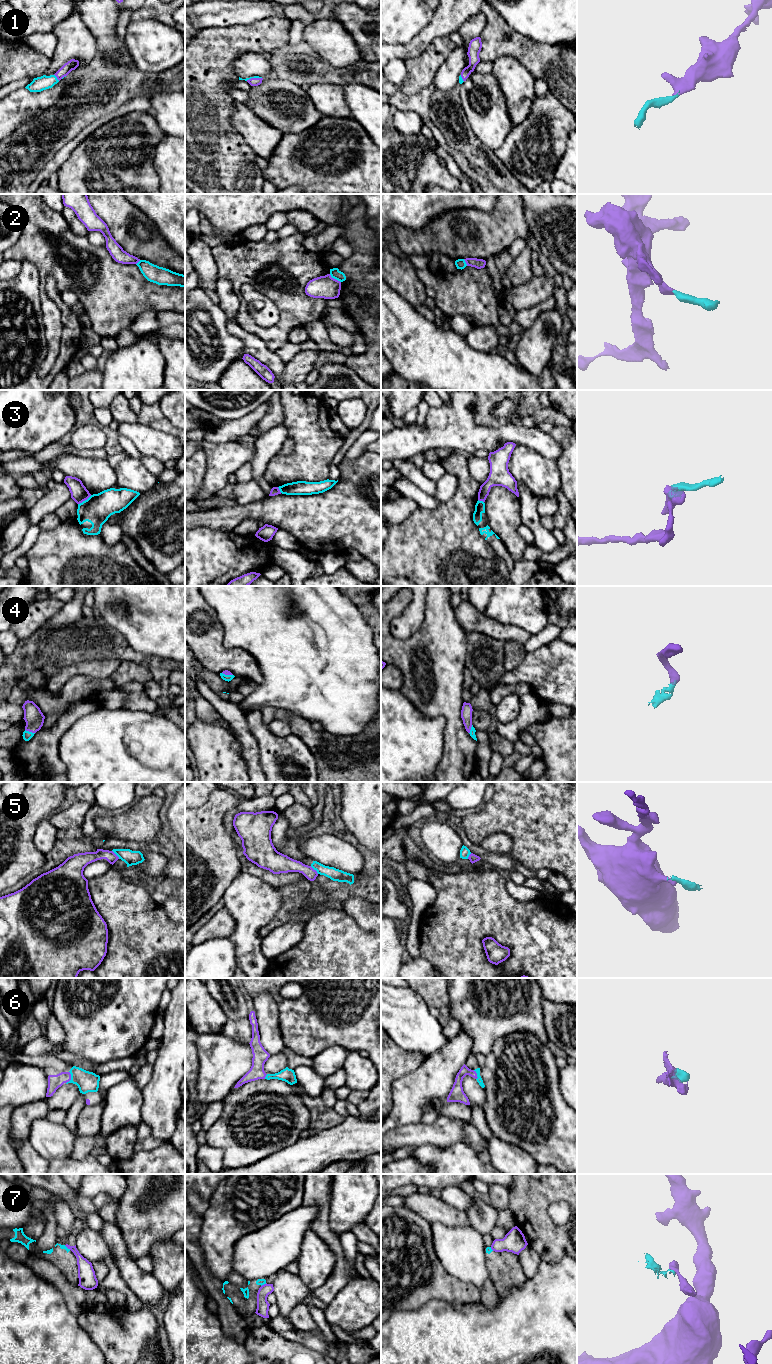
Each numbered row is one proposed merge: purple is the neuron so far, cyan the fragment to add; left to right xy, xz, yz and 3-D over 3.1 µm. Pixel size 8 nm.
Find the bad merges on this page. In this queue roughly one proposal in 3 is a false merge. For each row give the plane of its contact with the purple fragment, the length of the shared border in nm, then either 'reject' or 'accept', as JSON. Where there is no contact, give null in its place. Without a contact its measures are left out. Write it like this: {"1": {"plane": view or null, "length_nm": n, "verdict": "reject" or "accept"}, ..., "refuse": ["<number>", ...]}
{"1": {"plane": "xy", "length_nm": 70, "verdict": "accept"}, "2": {"plane": "xz", "length_nm": 120, "verdict": "reject"}, "3": {"plane": "xy", "length_nm": 130, "verdict": "reject"}, "4": {"plane": "xy", "length_nm": 90, "verdict": "accept"}, "5": {"plane": "xz", "length_nm": 90, "verdict": "reject"}, "6": {"plane": "xy", "length_nm": 110, "verdict": "accept"}, "7": {"plane": "xy", "length_nm": 70, "verdict": "reject"}, "refuse": ["2", "3", "5", "7"]}

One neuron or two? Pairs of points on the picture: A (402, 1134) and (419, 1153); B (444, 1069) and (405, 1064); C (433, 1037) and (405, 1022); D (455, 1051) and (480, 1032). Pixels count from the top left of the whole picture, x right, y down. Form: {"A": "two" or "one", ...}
{"A": "two", "B": "two", "C": "one", "D": "two"}

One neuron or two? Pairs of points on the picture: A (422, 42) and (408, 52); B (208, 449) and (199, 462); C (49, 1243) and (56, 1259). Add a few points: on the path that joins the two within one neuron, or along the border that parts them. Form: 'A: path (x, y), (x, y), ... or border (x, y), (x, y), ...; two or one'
A: path (419, 43), (411, 49); one
B: border (200, 449), (205, 456), (206, 462), (204, 477); two
C: border (34, 1242), (39, 1251), (49, 1250), (57, 1243); two

